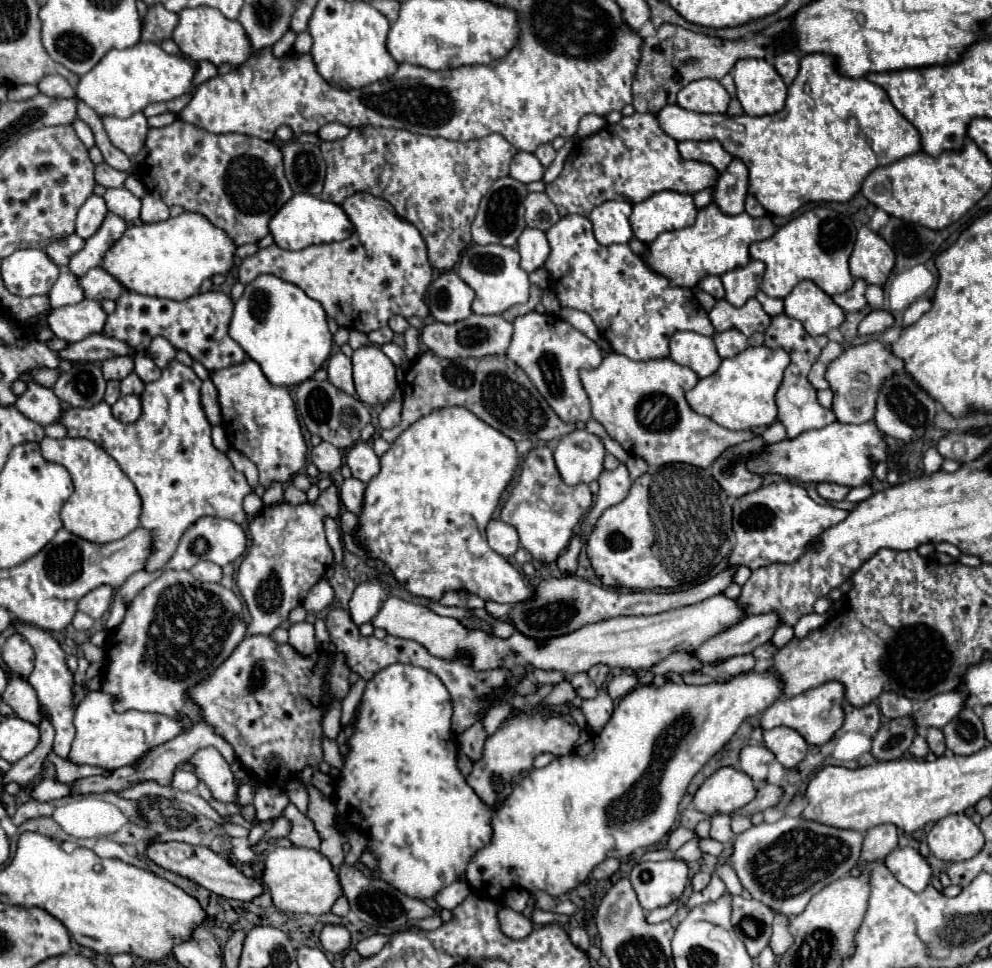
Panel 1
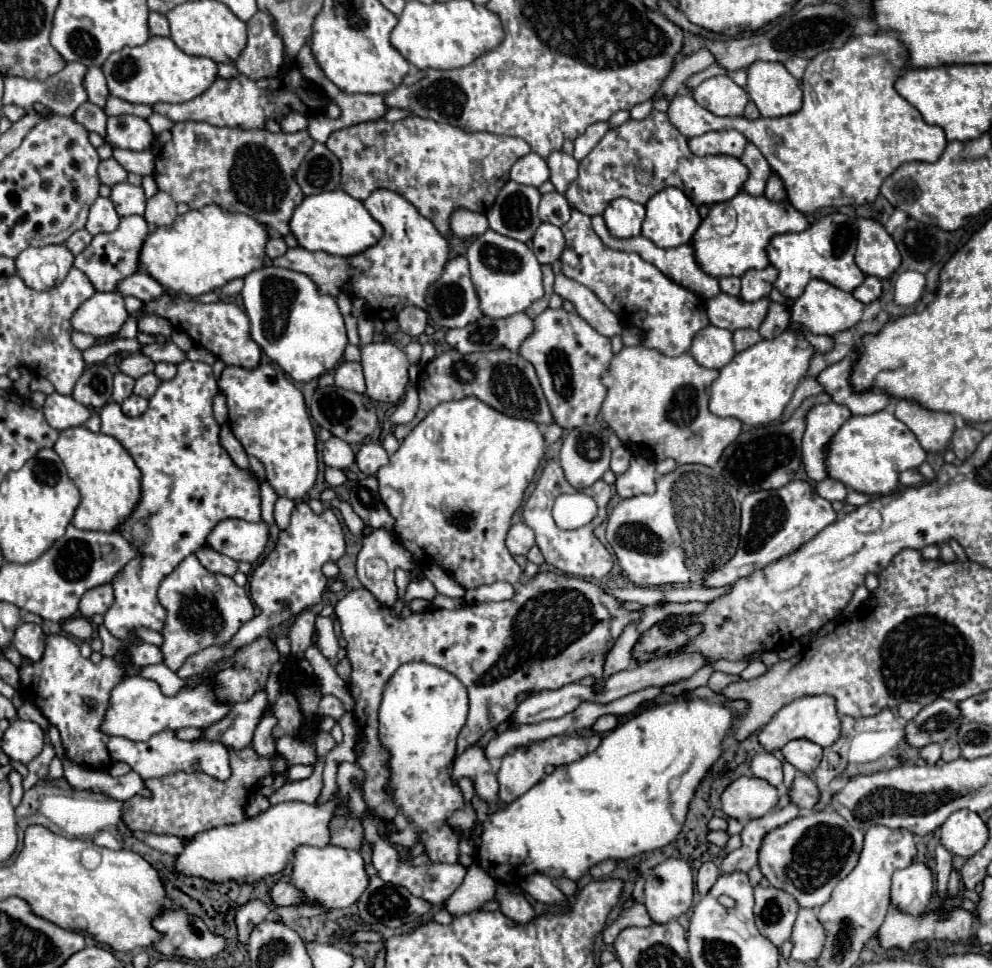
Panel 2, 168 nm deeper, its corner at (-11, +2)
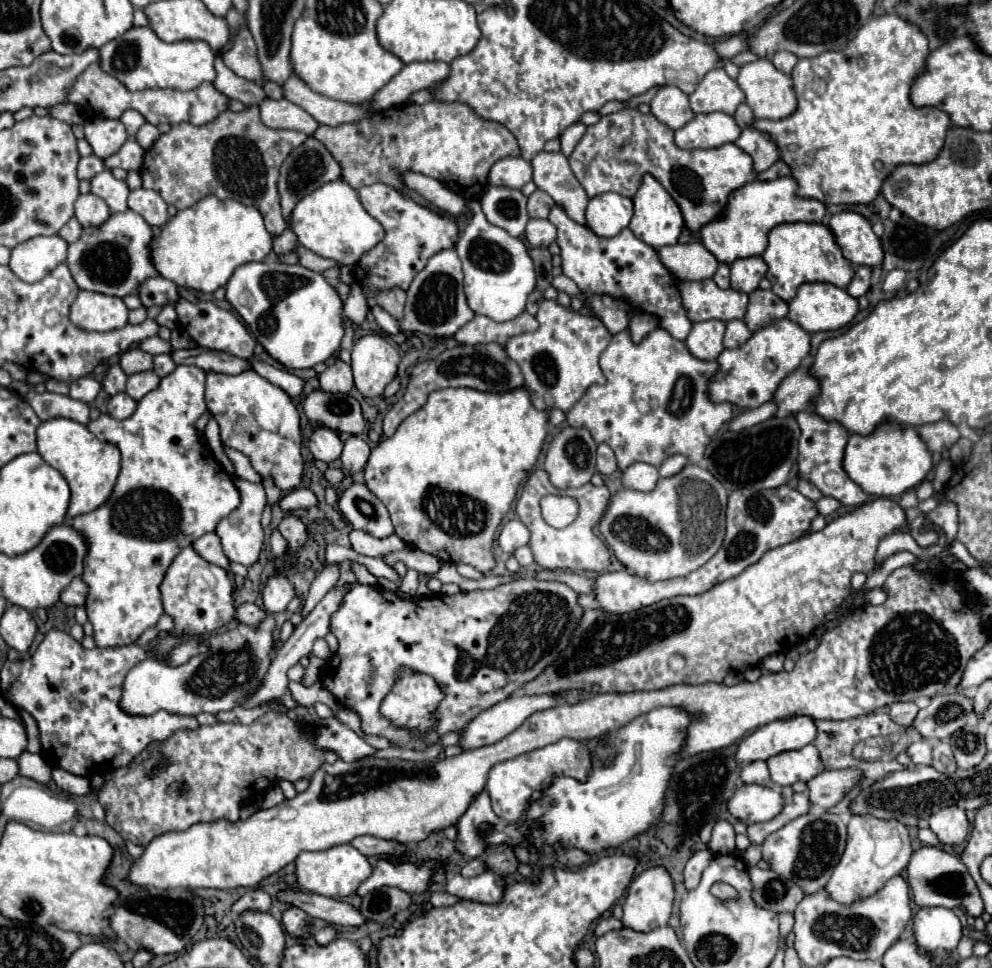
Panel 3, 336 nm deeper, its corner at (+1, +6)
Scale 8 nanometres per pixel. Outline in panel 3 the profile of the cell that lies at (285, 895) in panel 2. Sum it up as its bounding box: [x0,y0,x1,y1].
[278,890,366,926]

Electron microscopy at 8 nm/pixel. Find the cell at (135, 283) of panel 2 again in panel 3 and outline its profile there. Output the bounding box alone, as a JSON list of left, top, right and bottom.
[138,276,180,308]

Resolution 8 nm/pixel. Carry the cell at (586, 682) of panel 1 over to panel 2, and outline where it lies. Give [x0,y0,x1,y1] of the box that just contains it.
[336,572,644,830]

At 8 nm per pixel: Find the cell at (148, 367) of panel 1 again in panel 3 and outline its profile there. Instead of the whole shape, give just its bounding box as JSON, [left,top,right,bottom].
[154,354,176,378]

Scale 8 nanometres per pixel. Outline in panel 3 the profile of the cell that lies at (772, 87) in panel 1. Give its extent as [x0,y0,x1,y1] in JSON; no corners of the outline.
[738,58,796,120]

